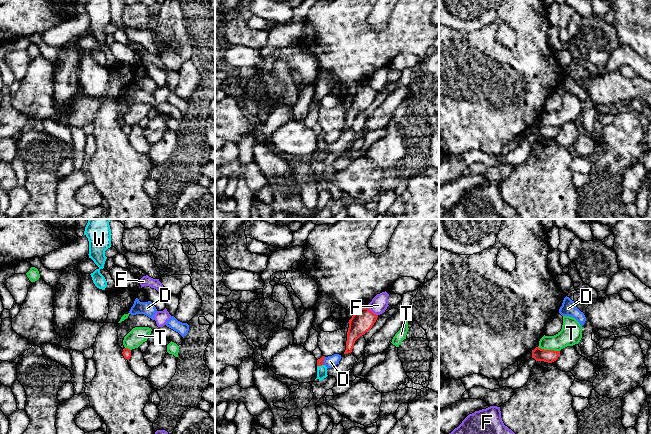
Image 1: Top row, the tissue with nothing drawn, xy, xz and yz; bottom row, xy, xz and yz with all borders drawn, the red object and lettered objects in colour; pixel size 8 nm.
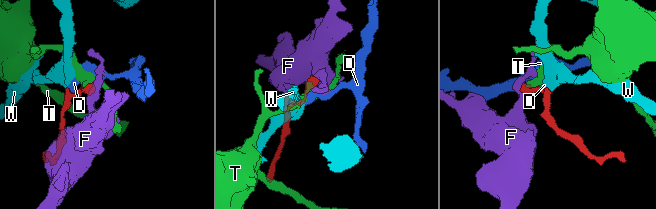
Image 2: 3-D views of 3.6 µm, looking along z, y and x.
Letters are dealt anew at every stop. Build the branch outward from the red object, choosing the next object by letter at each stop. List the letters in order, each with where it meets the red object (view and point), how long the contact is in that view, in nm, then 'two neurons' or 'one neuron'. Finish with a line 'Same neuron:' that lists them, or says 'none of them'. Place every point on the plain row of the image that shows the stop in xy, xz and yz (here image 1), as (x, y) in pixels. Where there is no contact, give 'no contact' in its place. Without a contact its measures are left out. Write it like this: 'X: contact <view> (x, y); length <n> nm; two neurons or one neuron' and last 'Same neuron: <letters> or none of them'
D: contact xz (323, 137); length 70 nm; two neurons
F: contact xz (371, 87); length 110 nm; two neurons
T: contact yz (549, 126); length 180 nm; two neurons
W: contact xz (320, 141); length 60 nm; one neuron
Same neuron: W

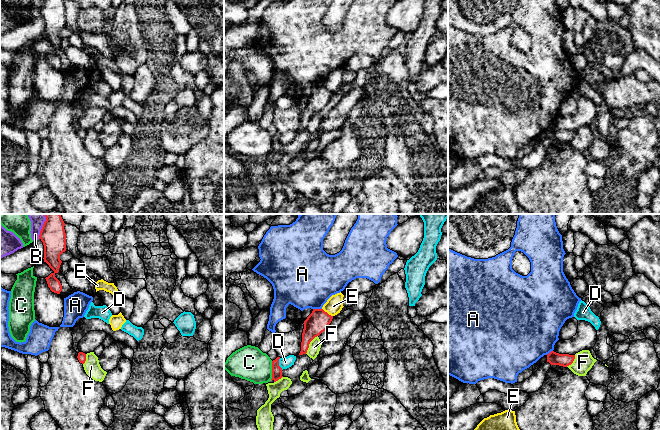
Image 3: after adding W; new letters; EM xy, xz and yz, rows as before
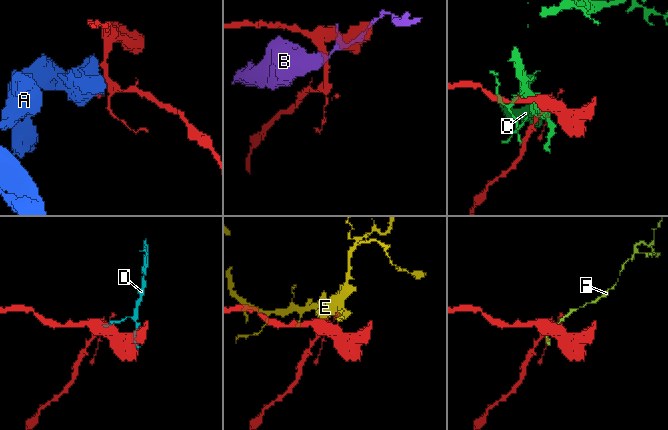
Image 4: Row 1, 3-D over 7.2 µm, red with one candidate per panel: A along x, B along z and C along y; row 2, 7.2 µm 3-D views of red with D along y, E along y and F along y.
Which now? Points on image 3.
A: contact xz (317, 85); length 70 nm; two neurons
B: contact xy (40, 7); length 130 nm; two neurons
C: contact xz (272, 146); length 150 nm; two neurons
D: contact xz (278, 140); length 100 nm; two neurons
E: contact xz (326, 88); length 110 nm; two neurons
F: contact xz (309, 119); length 180 nm; two neurons
Same neuron: none of them

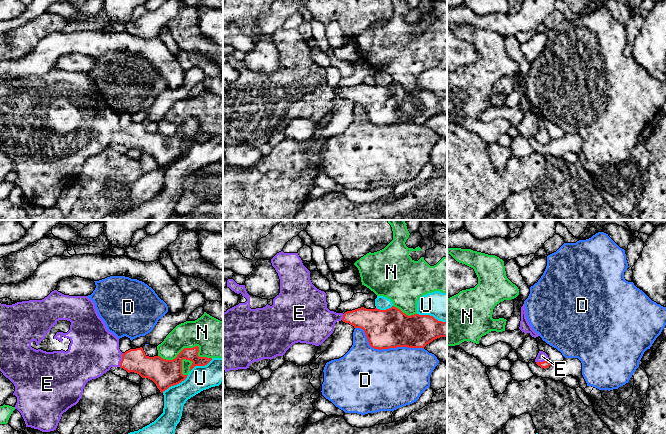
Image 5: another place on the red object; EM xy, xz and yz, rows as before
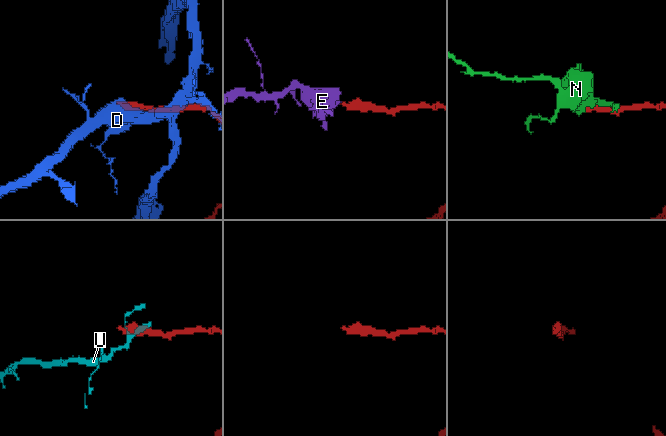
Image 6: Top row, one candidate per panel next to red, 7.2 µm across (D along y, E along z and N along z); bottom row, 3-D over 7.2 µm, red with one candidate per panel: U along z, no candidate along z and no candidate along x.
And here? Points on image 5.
D: contact xz (385, 124); length 600 nm; two neurons
E: contact xy (121, 136); length 120 nm; one neuron
N: contact xy (189, 124); length 440 nm; two neurons
U: contact xy (175, 160); length 260 nm; two neurons
Same neuron: E

